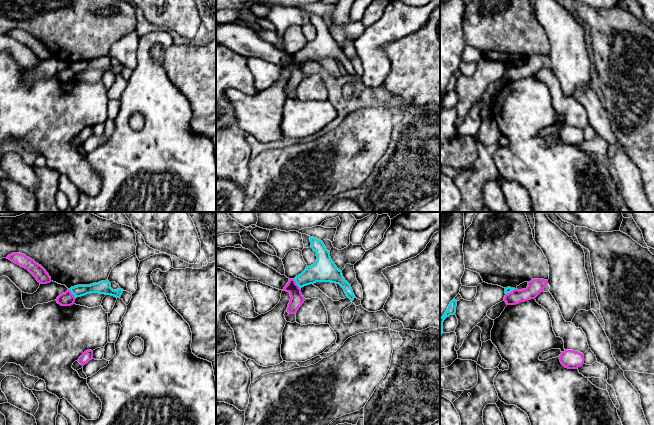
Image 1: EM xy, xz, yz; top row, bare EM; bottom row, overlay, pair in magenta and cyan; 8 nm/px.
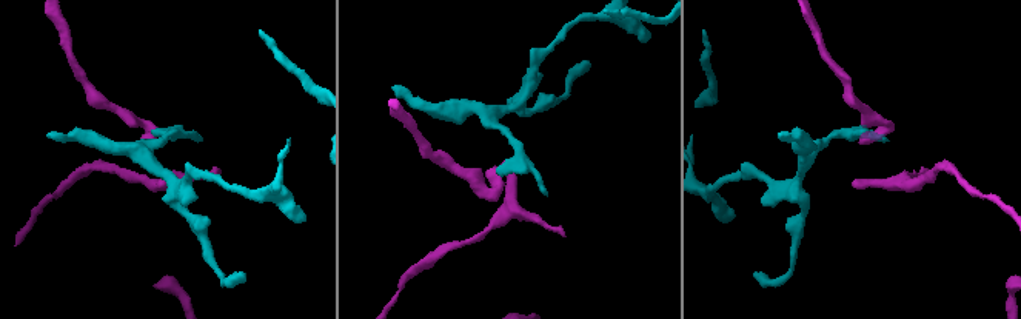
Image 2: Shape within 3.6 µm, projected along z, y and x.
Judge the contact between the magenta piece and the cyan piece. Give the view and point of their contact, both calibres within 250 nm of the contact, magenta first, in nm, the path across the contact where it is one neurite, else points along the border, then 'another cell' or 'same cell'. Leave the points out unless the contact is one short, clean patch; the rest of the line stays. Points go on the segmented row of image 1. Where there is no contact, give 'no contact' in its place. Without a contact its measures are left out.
contact xz (296, 284); calibres 110 and 190 nm; border xz (293, 279), (300, 289); another cell

